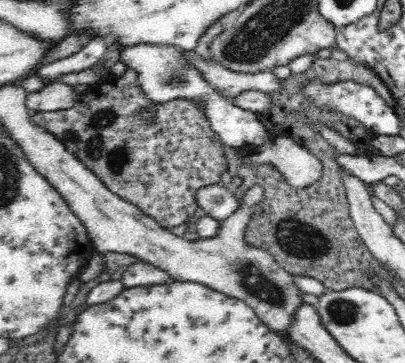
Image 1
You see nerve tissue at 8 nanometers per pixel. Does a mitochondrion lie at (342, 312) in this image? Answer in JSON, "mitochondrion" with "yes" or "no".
{"mitochondrion":"yes"}

